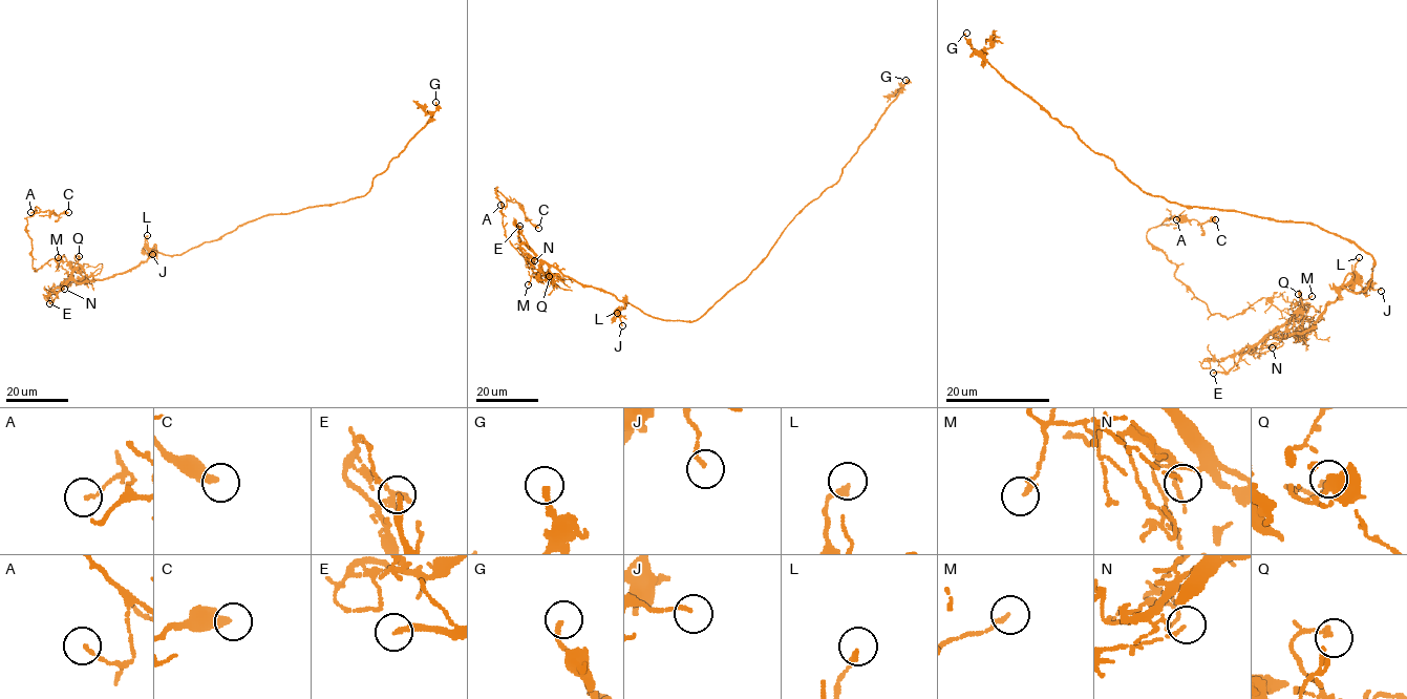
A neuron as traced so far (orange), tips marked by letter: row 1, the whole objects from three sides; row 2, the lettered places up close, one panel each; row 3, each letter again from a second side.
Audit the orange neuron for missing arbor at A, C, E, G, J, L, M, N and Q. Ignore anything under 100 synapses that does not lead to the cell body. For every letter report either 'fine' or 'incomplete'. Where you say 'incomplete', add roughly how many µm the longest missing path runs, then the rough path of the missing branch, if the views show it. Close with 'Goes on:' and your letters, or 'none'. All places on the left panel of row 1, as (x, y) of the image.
A: fine
C: fine
E: incomplete; missing 40 µm
G: fine
J: fine
L: fine
M: fine
N: fine
Q: fine
Goes on: E

